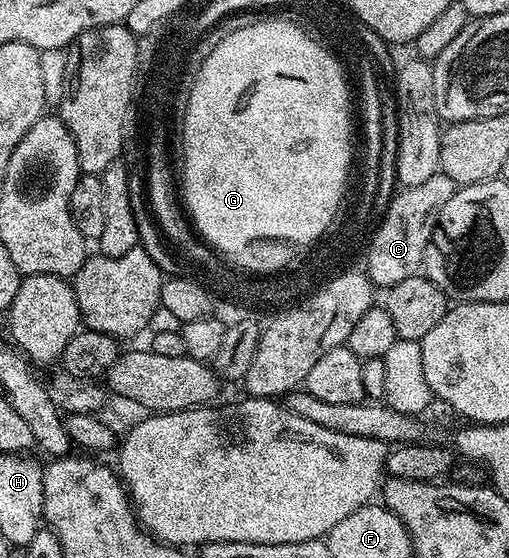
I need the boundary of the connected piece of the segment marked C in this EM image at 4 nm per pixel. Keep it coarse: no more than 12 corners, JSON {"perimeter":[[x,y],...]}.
{"perimeter":[[443,172],[392,197],[368,279],[417,277],[456,182]]}

